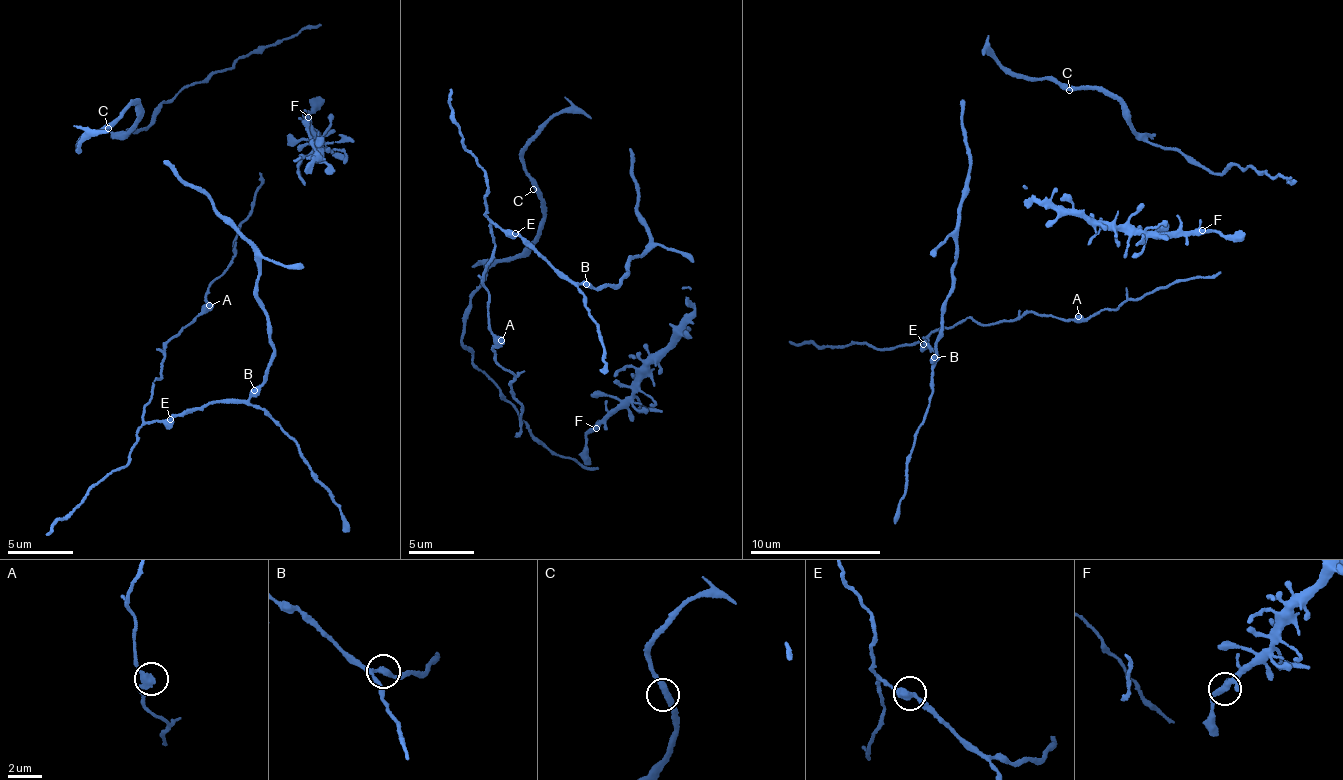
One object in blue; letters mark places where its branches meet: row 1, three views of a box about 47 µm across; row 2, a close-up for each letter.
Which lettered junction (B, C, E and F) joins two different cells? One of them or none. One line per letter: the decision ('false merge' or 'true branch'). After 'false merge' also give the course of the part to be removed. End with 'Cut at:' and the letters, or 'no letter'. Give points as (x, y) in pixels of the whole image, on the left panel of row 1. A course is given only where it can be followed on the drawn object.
B: true branch
C: true branch
E: false merge; course (171, 419), (143, 414), (164, 372), (166, 347), (205, 308), (232, 257), (261, 185), (258, 173)
F: true branch
Cut at: E

